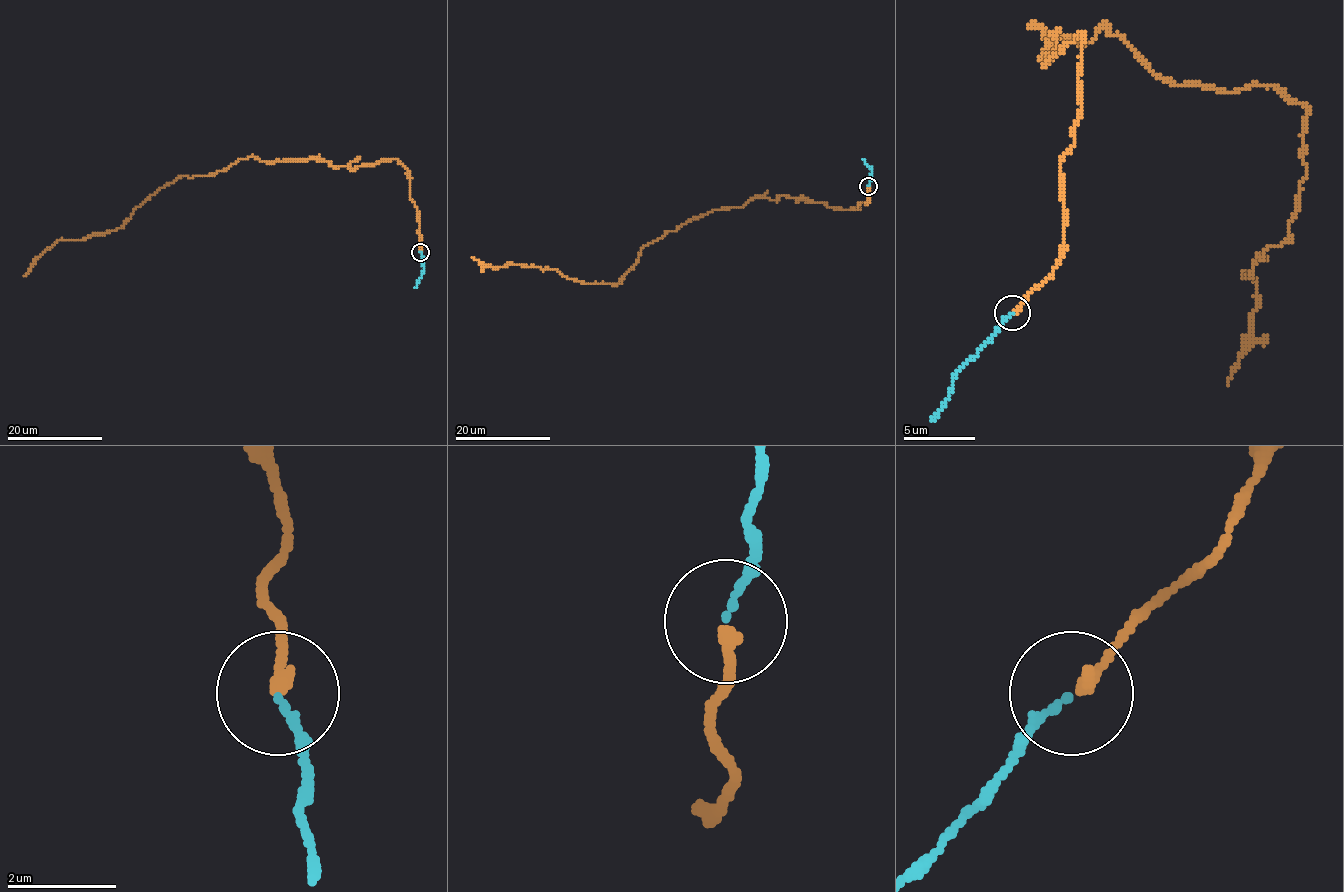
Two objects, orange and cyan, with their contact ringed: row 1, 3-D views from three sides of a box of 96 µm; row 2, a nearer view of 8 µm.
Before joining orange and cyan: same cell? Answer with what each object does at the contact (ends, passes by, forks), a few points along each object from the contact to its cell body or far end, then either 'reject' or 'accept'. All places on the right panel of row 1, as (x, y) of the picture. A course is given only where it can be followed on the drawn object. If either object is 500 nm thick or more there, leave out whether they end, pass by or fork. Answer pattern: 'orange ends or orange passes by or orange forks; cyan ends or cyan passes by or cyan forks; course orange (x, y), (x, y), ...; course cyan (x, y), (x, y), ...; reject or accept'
orange ends; cyan ends; course orange (1013, 313), (1063, 246), (1081, 31), (1045, 67), (1045, 31), (1103, 24), (1167, 78), (1306, 106), (1228, 385); course cyan (1013, 313), (960, 371), (938, 413), (931, 421); accept

